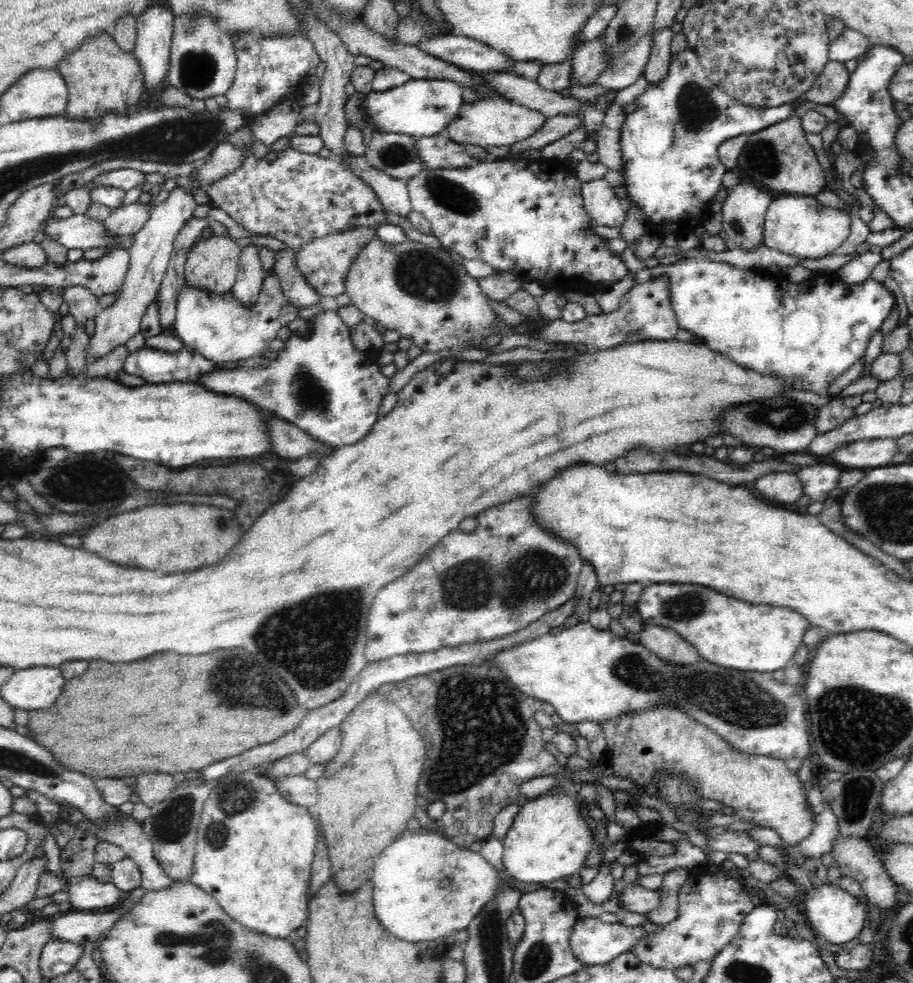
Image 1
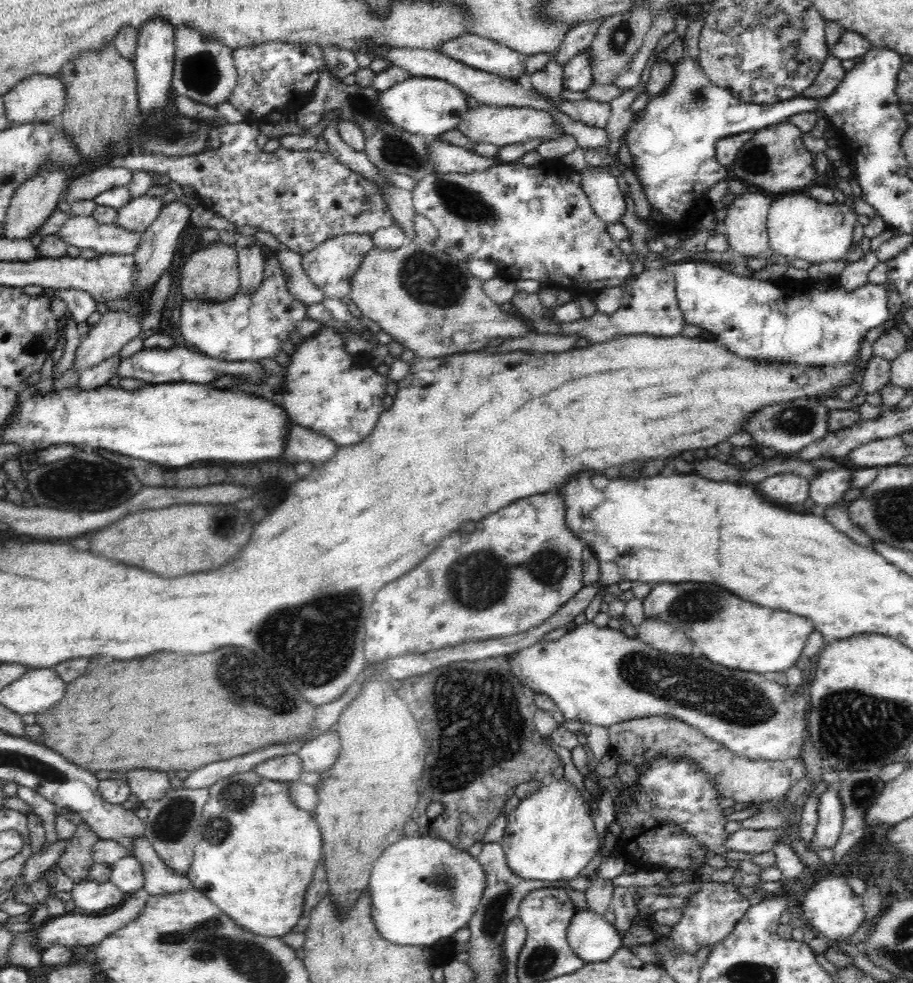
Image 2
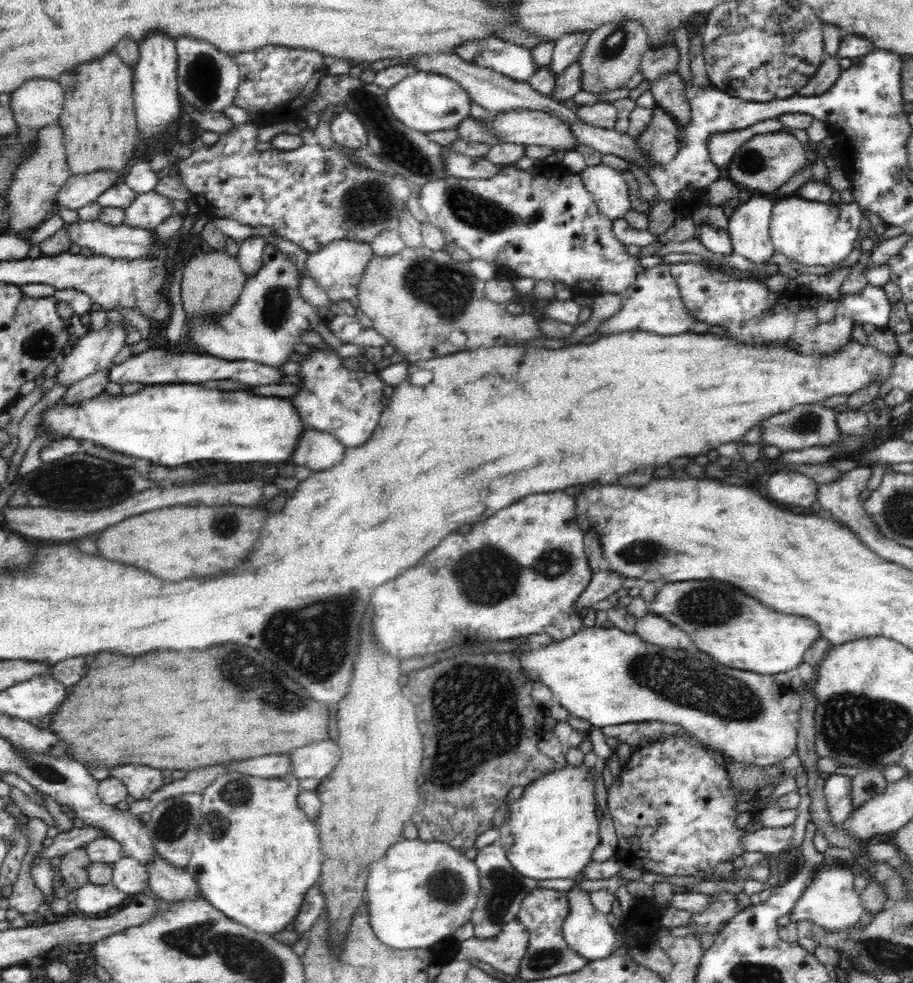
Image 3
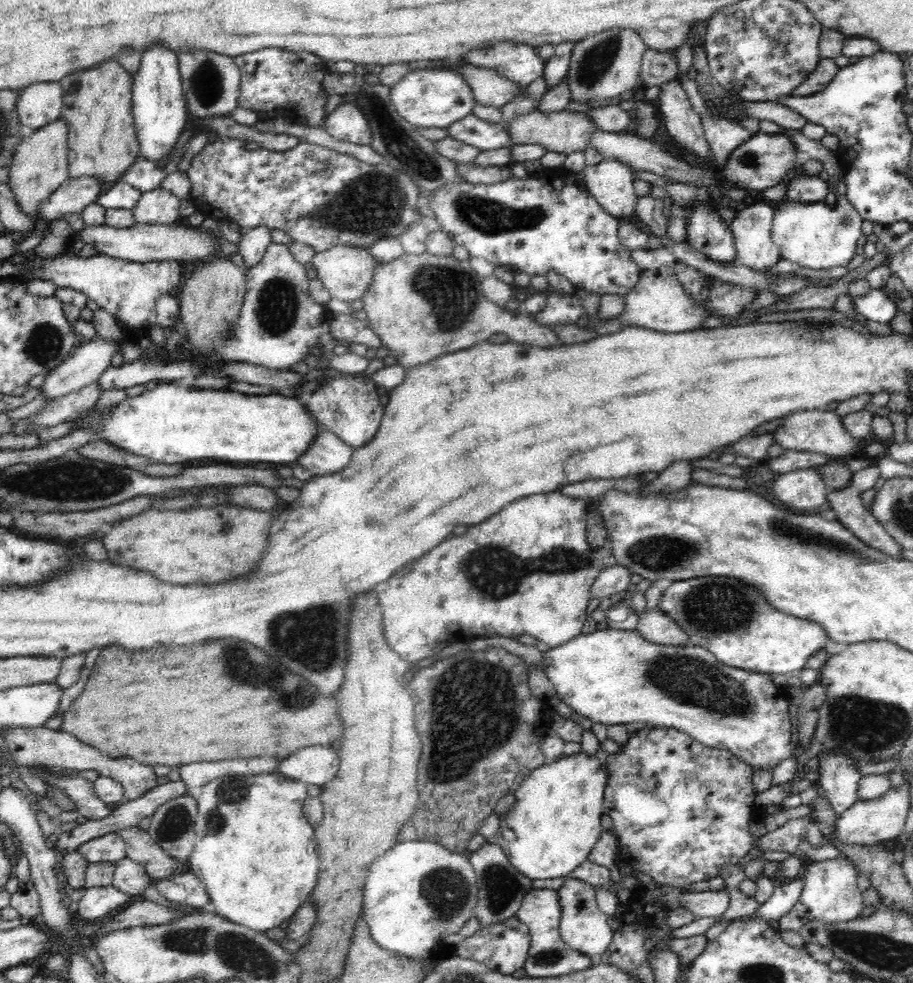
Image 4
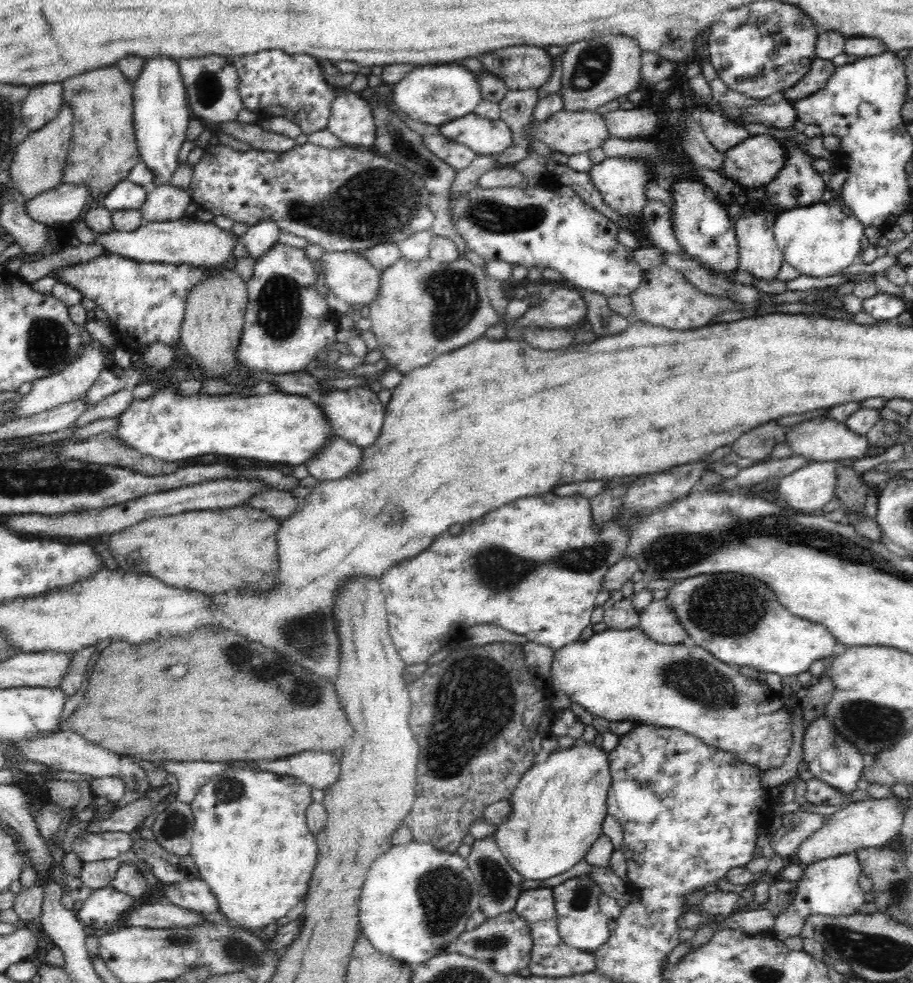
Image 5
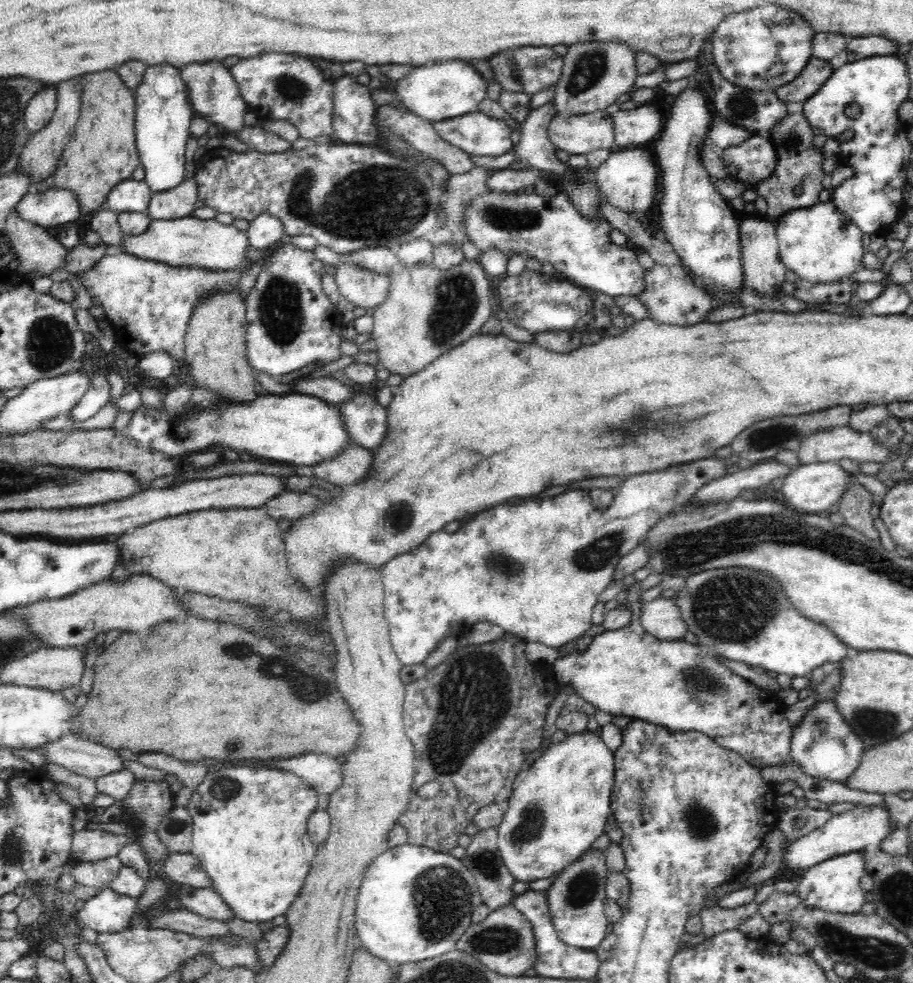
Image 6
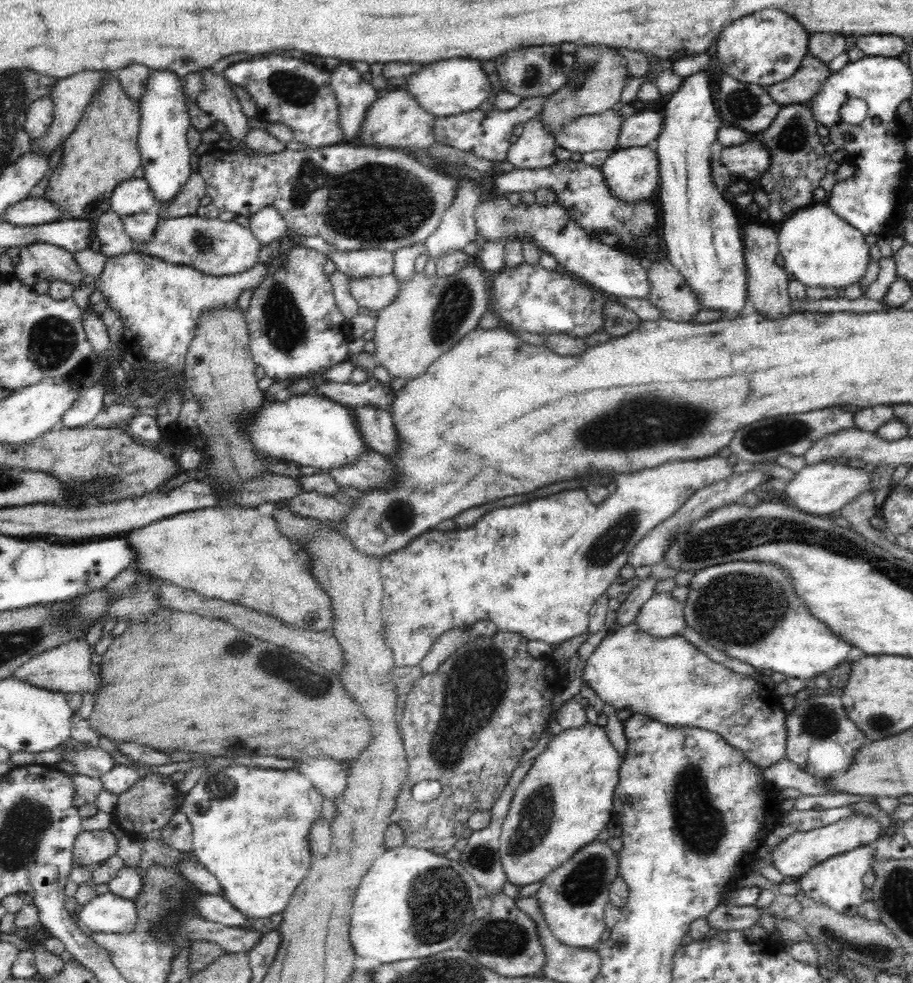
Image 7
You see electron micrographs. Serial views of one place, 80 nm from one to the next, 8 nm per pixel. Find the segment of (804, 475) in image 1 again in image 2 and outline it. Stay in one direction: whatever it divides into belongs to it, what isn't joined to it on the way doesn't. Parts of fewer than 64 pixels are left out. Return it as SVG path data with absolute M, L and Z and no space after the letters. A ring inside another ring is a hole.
M838 467L837 469L822 470L818 476L808 478L809 496L816 504L830 508L844 502L844 494L852 487L854 469Z

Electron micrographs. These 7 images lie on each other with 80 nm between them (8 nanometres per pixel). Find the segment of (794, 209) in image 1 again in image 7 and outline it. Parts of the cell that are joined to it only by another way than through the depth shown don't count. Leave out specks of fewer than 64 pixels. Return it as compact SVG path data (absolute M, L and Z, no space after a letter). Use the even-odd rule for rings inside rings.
M815 203L804 207L782 220L778 230L779 253L784 257L783 268L790 272L794 279L804 287L847 289L853 284L861 282L866 274L870 262L869 245L866 244L862 234L857 228L850 226L840 218L826 203Z

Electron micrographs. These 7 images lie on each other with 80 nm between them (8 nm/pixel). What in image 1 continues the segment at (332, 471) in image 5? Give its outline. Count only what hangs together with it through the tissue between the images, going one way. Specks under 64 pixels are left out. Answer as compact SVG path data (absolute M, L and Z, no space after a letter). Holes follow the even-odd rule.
M270 418L268 437L272 450L284 460L298 460L308 454L323 458L329 448L329 444L314 439L298 426L278 418Z

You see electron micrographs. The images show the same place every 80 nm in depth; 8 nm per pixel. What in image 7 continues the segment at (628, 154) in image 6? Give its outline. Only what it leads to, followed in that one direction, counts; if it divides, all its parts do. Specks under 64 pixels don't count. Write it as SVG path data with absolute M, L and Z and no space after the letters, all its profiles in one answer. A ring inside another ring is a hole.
M652 145L617 148L601 165L602 175L606 179L606 186L610 187L612 195L620 201L632 204L636 201L648 200L656 197L659 188L660 167L658 153Z

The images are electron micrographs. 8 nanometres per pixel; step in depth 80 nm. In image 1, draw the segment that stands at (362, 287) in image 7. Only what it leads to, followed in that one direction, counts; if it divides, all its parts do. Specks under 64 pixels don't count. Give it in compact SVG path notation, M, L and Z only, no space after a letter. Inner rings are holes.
M355 228L346 232L326 234L322 238L306 242L300 250L296 250L296 266L304 274L311 289L316 290L320 297L338 297L345 293L345 282L350 264L356 260L360 250L375 236L376 228Z

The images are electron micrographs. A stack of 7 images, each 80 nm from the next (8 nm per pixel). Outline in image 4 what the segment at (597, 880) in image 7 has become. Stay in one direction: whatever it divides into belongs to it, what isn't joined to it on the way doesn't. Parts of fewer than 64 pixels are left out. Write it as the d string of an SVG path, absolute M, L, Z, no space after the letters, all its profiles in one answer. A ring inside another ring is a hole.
M567 878L558 891L560 896L561 919L559 933L562 940L574 950L580 951L590 958L604 954L613 939L613 931L608 925L606 916L597 906L597 889L586 881Z

